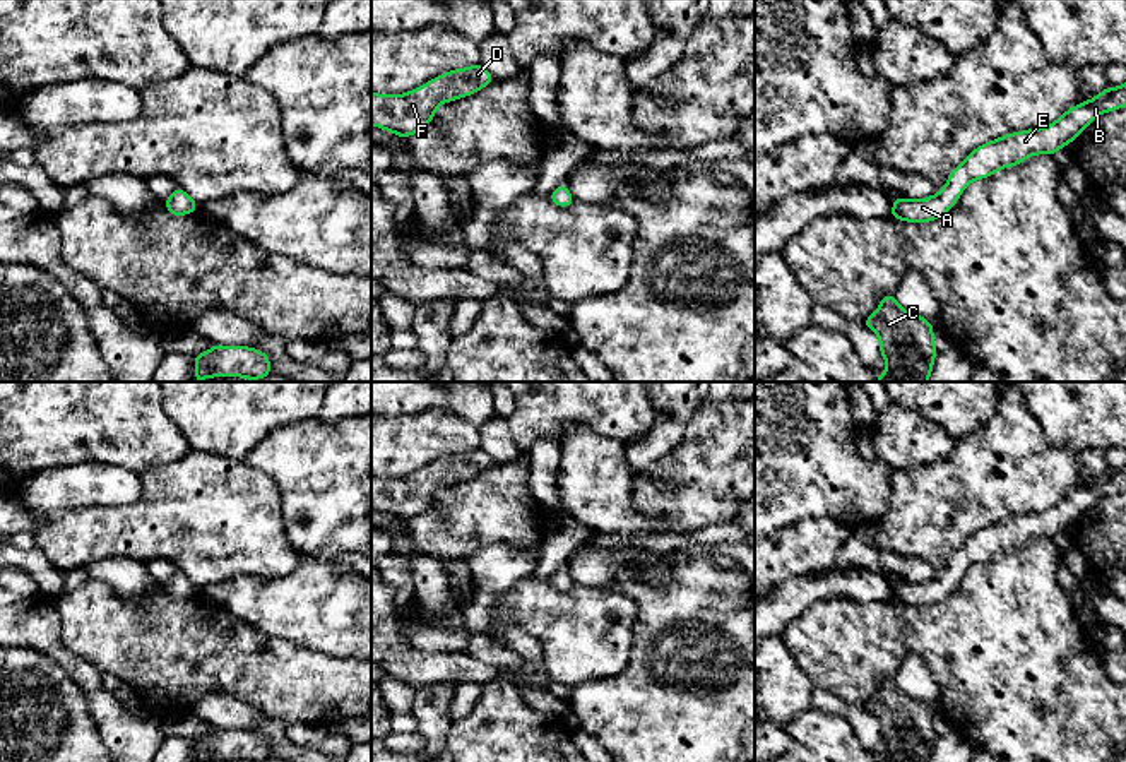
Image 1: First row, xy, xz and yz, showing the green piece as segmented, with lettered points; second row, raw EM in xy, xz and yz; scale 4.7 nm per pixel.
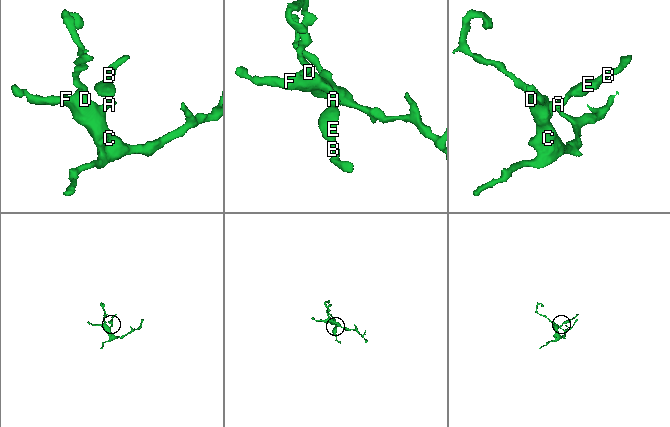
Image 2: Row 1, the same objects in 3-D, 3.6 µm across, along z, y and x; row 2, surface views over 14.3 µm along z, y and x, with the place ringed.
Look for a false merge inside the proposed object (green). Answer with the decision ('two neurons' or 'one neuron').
one neuron

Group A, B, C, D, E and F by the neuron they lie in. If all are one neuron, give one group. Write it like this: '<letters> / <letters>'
A B C D E F

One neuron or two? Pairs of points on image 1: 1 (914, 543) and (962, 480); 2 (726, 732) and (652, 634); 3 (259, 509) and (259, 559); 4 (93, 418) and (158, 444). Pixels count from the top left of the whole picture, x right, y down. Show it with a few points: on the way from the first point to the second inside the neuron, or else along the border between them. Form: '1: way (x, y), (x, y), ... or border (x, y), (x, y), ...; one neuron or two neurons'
1: way (919, 528), (952, 495); one neuron
2: way (726, 708), (676, 658); one neuron
3: way (259, 521), (259, 547); one neuron
4: way (108, 418), (118, 418), (142, 437); one neuron

